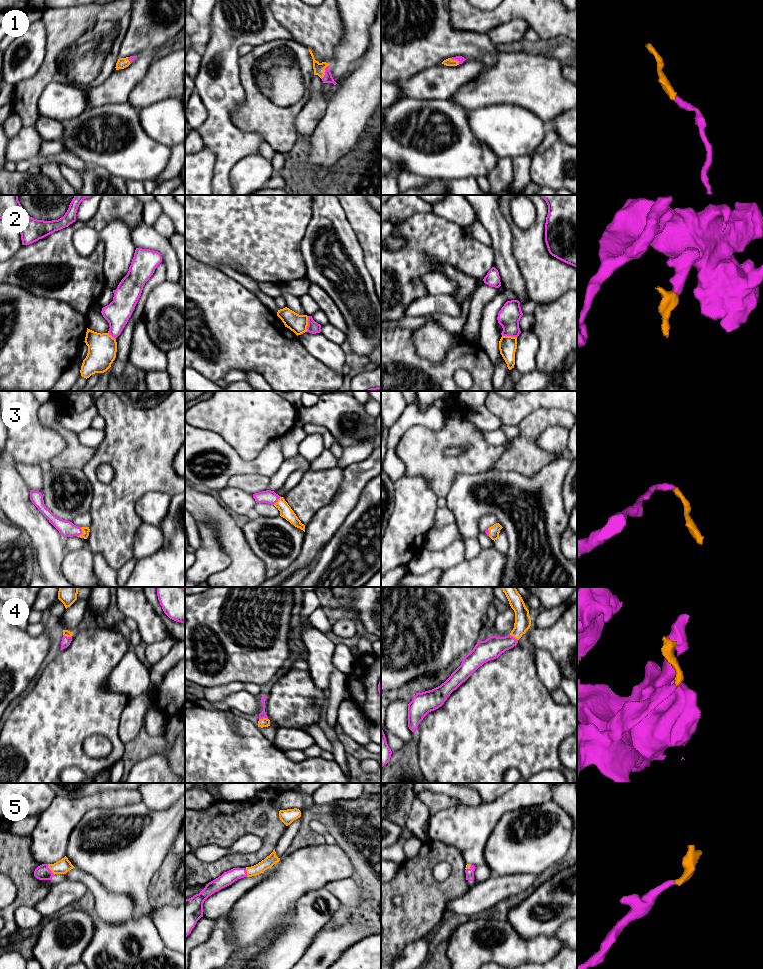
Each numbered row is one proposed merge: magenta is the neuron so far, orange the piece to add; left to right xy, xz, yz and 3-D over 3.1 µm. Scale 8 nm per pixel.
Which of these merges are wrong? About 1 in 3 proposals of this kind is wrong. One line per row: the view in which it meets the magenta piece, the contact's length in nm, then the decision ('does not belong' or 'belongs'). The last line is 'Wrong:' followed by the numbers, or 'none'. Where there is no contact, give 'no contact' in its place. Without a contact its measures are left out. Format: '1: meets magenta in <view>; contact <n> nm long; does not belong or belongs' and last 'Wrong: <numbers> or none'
1: meets magenta in xz; contact 130 nm long; belongs
2: meets magenta in xz; contact 130 nm long; does not belong
3: meets magenta in xy; contact 90 nm long; belongs
4: meets magenta in xz; contact 70 nm long; belongs
5: meets magenta in xy; contact 110 nm long; belongs
Wrong: 2

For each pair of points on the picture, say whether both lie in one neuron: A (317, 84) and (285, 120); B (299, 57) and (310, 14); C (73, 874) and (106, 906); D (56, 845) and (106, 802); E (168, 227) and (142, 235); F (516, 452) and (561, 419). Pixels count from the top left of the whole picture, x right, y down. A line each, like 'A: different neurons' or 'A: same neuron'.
A: different neurons
B: different neurons
C: same neuron
D: same neuron
E: different neurons
F: same neuron

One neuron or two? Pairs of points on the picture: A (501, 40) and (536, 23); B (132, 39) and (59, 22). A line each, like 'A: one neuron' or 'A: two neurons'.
A: two neurons
B: two neurons

